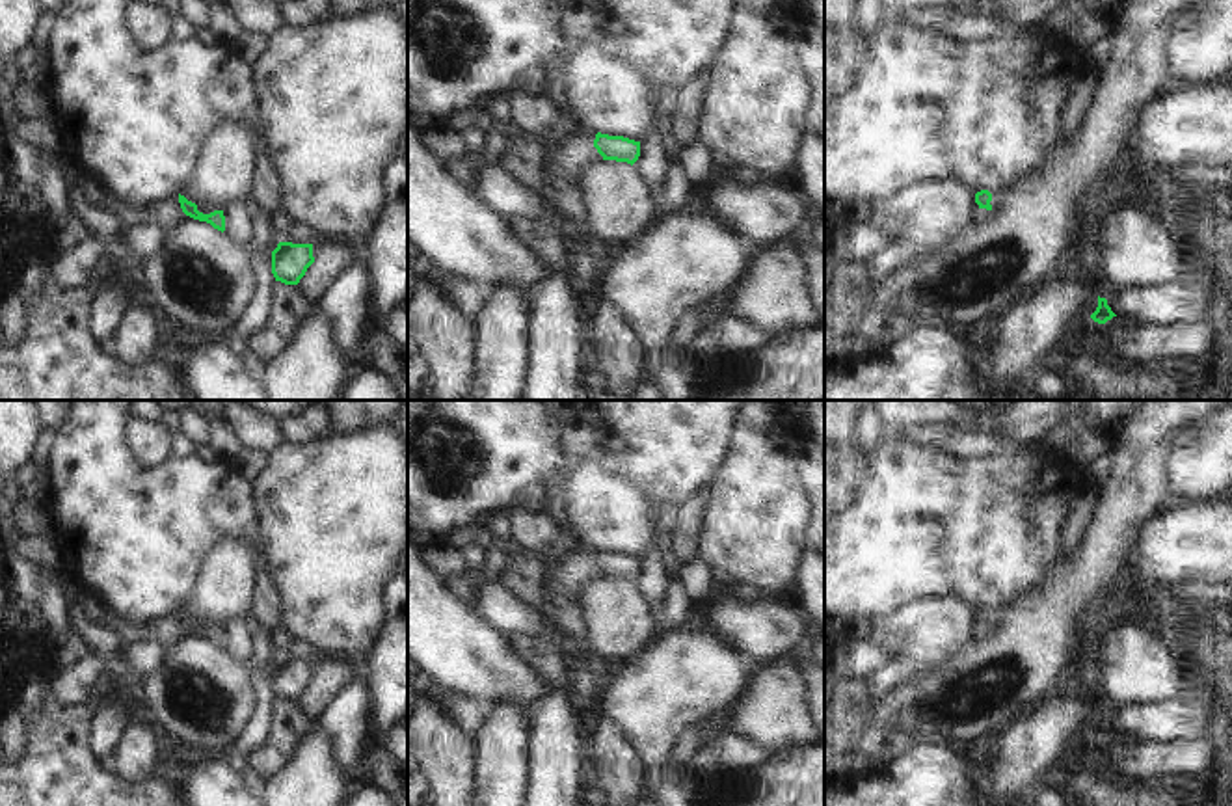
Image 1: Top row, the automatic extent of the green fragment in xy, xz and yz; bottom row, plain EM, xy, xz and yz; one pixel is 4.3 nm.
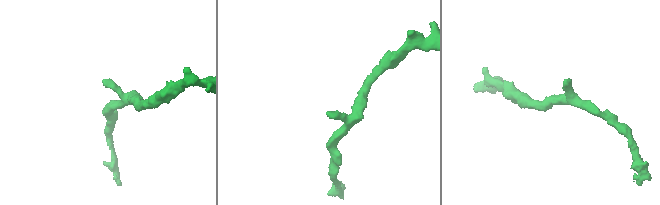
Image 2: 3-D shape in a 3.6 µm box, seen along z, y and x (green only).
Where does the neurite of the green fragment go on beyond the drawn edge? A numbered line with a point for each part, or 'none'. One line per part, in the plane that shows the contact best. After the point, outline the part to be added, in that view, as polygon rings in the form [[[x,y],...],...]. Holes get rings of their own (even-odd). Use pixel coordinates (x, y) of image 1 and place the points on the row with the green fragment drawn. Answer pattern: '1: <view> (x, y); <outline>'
1: yz (979, 214); [[[992,195],[992,201],[990,201],[992,208],[990,210],[981,208],[977,203],[973,203],[971,222],[983,223],[983,222],[990,220],[992,214],[1001,208],[1003,199],[1005,199],[1003,195]]]

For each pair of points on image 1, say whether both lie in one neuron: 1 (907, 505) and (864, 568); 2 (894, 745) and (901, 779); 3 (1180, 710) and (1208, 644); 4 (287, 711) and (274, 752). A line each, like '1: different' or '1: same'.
1: same
2: different
3: different
4: same

